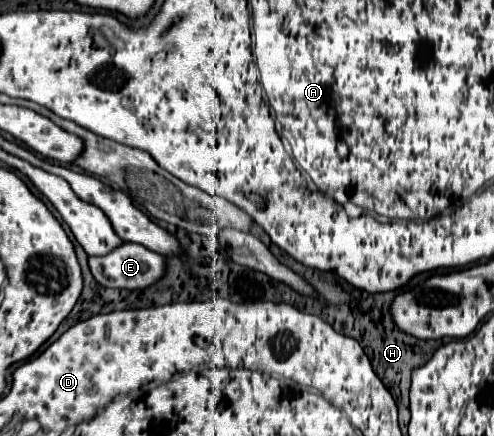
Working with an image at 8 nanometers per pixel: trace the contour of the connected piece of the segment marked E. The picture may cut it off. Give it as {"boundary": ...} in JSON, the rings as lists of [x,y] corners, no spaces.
{"boundary":[[[122,243],[102,257],[88,257],[88,265],[100,285],[116,289],[142,289],[164,273],[164,257],[138,243]]]}

